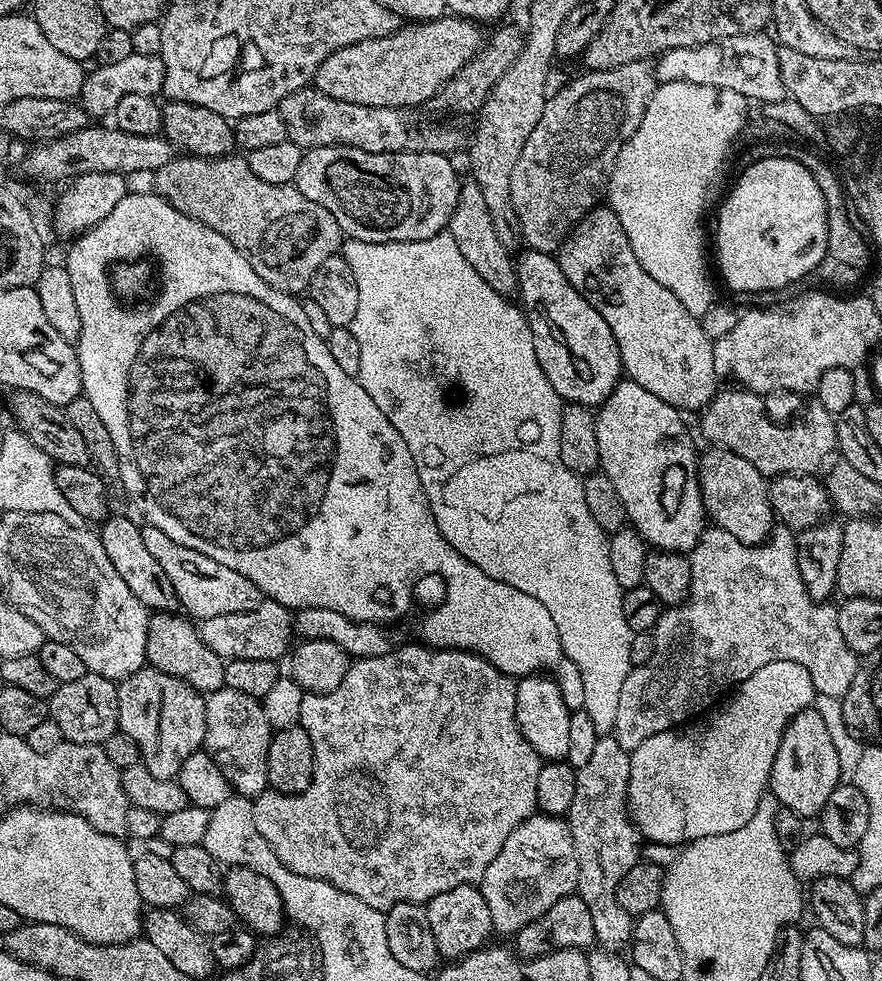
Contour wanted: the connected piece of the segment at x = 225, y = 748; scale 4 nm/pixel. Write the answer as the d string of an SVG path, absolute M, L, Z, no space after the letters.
M219 688L216 692L209 692L204 696L206 706L206 738L204 748L208 755L218 762L222 774L226 774L228 785L237 796L255 798L268 788L268 775L266 774L266 754L270 750L272 724L266 718L266 710L261 701L255 700L250 694L242 694L242 690Z

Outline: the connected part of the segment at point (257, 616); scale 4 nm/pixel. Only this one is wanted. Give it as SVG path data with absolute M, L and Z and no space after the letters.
M265 598L254 610L242 614L218 614L215 618L199 621L200 637L214 654L227 662L238 658L266 658L279 661L280 655L287 653L294 644L293 609Z

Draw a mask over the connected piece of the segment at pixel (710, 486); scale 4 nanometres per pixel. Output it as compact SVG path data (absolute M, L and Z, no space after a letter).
M715 446L699 457L698 475L700 493L704 503L707 519L715 527L726 530L743 544L762 544L772 534L774 517L770 498L768 497L769 481L746 458L734 454L725 448Z

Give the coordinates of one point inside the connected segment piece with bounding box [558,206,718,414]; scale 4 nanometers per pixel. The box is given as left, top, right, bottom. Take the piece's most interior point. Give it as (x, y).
(663, 347)

